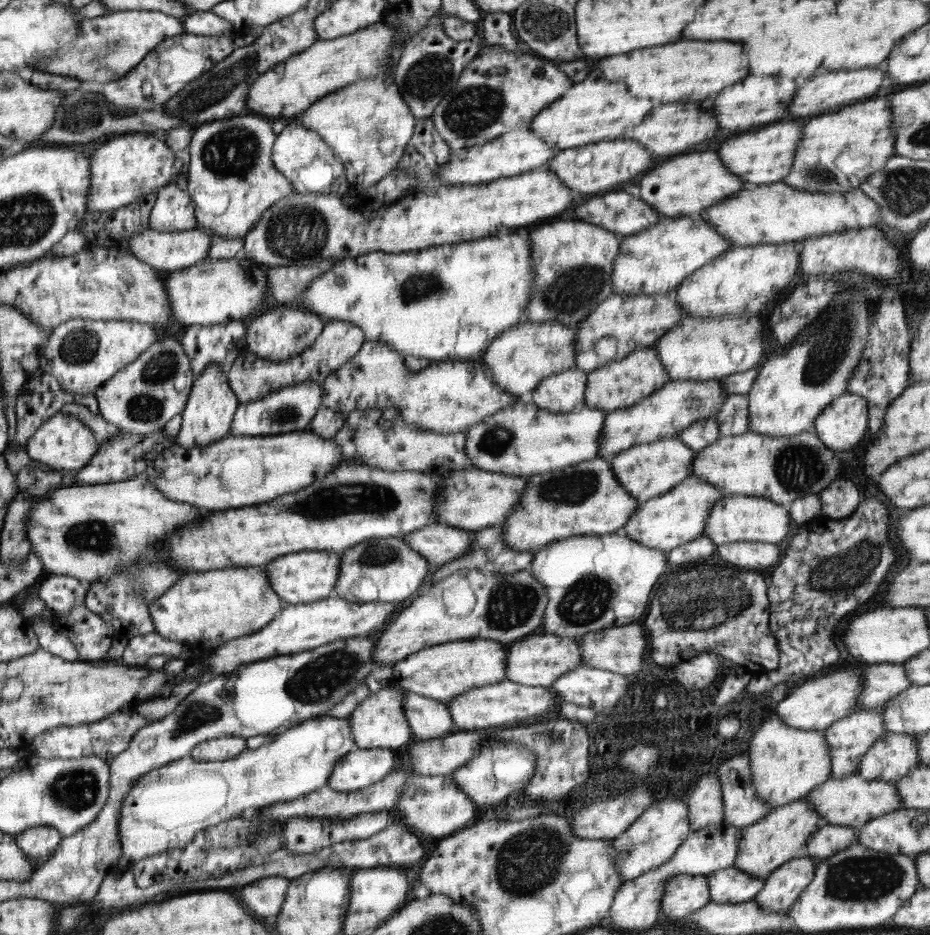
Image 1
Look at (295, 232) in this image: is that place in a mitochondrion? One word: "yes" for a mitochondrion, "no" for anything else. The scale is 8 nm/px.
yes

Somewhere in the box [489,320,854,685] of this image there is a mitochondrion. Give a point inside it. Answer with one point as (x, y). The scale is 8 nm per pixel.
(684, 594)

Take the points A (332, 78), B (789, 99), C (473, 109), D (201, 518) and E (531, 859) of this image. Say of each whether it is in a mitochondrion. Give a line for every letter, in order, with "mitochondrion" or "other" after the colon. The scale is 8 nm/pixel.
A: other
B: other
C: mitochondrion
D: other
E: mitochondrion

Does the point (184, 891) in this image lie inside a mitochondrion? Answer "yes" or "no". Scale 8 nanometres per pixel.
no

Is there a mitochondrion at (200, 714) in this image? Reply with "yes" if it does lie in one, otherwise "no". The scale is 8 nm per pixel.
yes

